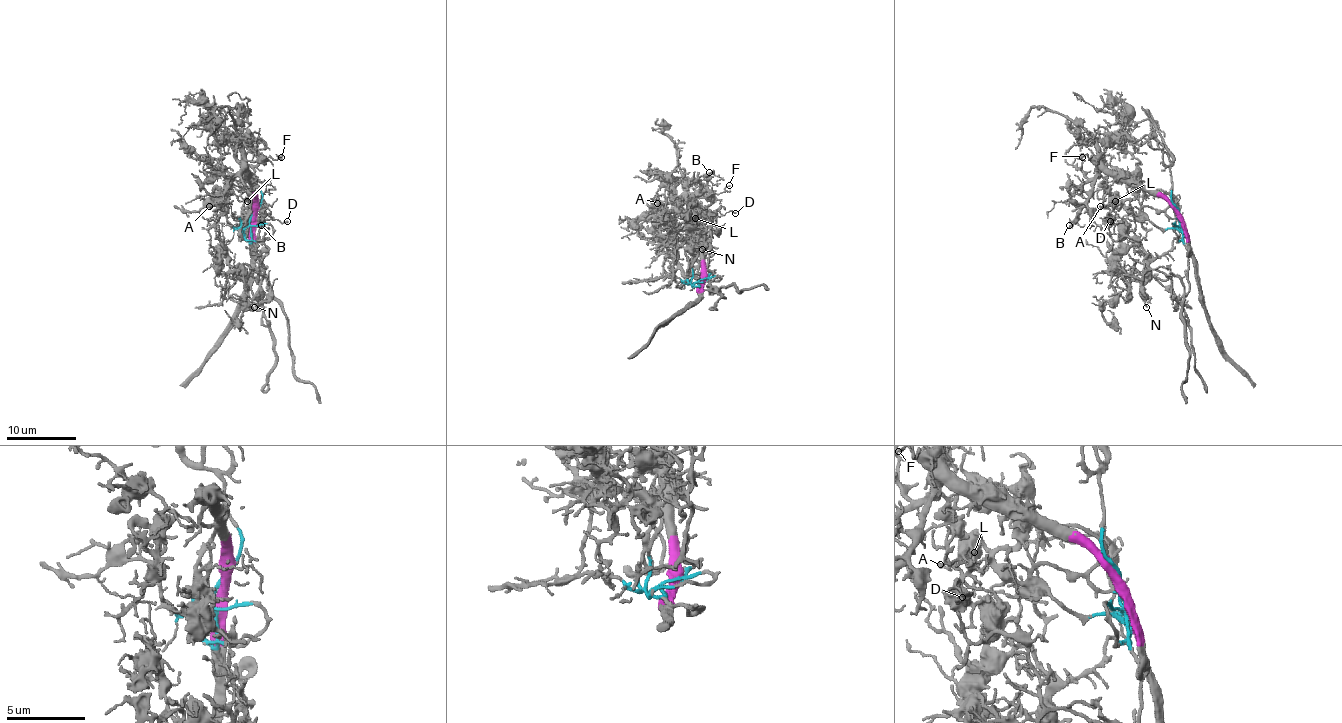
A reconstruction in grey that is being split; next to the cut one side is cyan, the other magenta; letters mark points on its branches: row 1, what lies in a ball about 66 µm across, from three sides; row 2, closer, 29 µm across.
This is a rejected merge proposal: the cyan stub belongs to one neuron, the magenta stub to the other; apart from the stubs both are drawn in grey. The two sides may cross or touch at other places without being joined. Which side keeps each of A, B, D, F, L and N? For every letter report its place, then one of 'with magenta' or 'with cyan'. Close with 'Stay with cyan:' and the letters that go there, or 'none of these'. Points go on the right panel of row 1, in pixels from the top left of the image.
A: place (1100, 206); with cyan
B: place (1069, 225); with magenta
D: place (1110, 221); with cyan
F: place (1082, 157); with magenta
L: place (1115, 201); with cyan
N: place (1146, 307); with cyan
Stay with cyan: A, D, L, N

